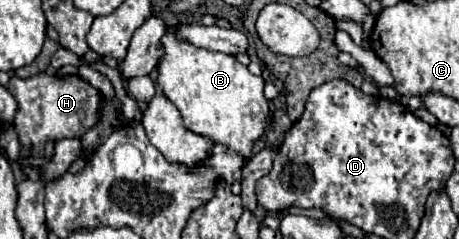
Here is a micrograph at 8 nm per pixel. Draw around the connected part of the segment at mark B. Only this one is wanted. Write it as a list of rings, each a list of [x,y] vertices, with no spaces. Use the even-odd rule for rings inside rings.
[[[169,27],[161,39],[163,57],[157,65],[159,85],[165,97],[179,109],[183,125],[197,135],[229,147],[245,161],[253,157],[255,141],[265,133],[269,117],[269,101],[263,95],[263,77],[253,75],[235,57],[193,47],[179,41],[175,27]]]

